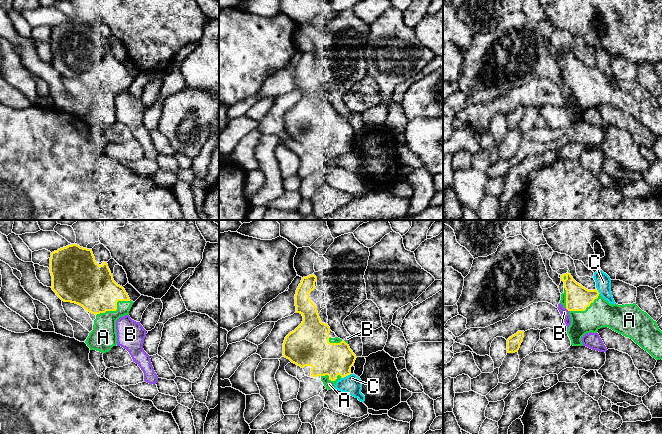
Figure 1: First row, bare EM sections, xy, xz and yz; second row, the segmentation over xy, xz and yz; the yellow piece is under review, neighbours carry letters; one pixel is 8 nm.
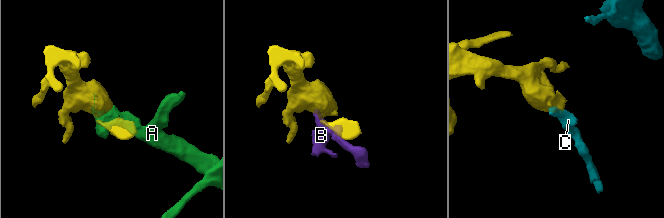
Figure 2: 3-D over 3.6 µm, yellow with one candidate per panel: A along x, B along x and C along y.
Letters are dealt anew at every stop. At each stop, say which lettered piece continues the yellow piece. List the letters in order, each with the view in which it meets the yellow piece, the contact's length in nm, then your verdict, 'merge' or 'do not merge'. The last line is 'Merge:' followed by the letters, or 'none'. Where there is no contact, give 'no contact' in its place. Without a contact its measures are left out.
A: xy | 300 nm | merge
B: yz | 40 nm | do not merge
C: xz | 90 nm | do not merge
Merge: A

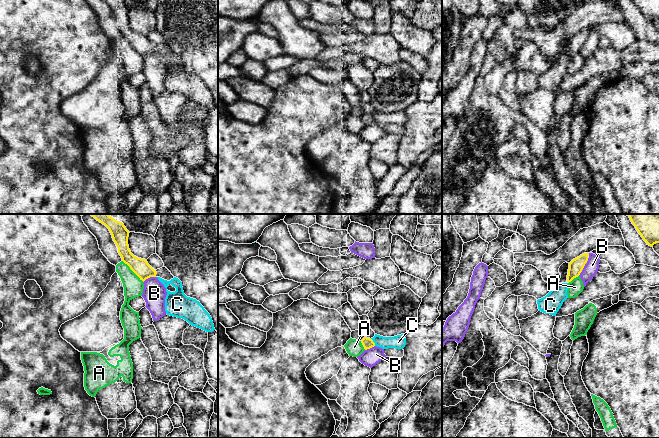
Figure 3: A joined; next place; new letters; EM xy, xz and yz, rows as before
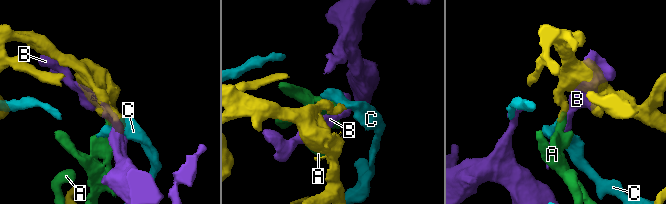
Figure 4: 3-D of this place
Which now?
A: xy | 240 nm | do not merge
B: yz | 170 nm | do not merge
C: xz | 70 nm | do not merge
Merge: none

